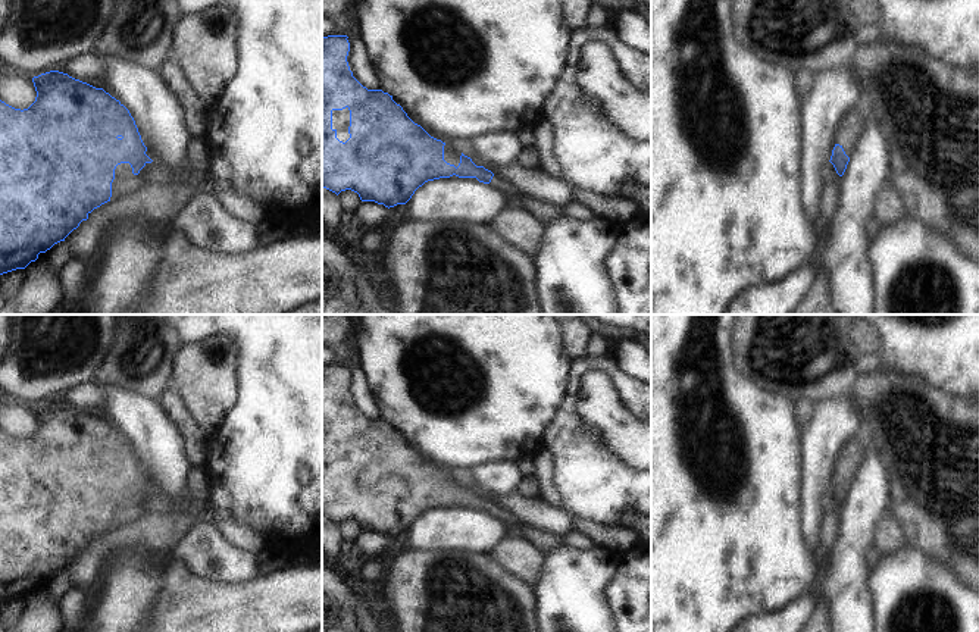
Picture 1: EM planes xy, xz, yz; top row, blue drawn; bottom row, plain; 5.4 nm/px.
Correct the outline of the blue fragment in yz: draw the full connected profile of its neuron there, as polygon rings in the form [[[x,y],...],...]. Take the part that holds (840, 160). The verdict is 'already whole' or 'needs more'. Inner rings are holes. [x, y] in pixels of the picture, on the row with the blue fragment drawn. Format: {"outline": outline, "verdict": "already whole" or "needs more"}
{"outline": [[[860,107],[853,109],[842,116],[835,134],[835,147],[832,150],[831,163],[839,176],[844,175],[856,143],[864,128],[864,113]]], "verdict": "needs more"}

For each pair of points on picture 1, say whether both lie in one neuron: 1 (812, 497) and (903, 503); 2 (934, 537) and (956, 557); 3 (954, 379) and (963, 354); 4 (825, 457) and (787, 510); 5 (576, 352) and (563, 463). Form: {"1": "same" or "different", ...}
{"1": "different", "2": "same", "3": "same", "4": "different", "5": "different"}

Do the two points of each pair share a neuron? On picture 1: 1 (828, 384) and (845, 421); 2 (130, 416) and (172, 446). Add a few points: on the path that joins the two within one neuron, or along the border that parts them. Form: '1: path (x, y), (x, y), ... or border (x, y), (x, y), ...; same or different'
1: border (847, 393), (815, 403); different
2: path (140, 419), (162, 441); same

